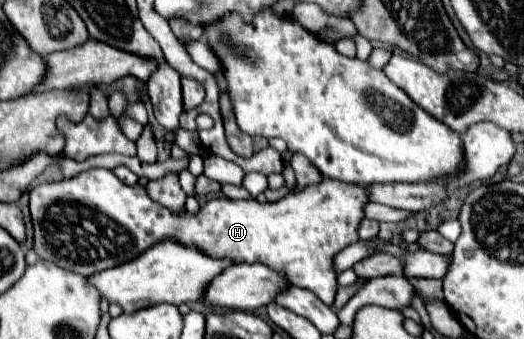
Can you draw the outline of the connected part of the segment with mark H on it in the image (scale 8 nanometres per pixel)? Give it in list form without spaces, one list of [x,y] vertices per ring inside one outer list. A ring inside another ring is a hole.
[[[87,169],[71,179],[63,179],[63,181],[57,181],[57,183],[45,183],[45,185],[39,185],[31,191],[31,201],[29,201],[29,207],[31,207],[31,217],[33,217],[33,227],[35,227],[35,253],[39,255],[39,259],[45,259],[45,261],[51,261],[63,269],[69,269],[69,271],[75,271],[75,273],[81,273],[81,275],[93,275],[93,273],[99,273],[99,271],[105,271],[105,269],[111,269],[111,267],[117,267],[125,261],[131,261],[135,259],[139,253],[147,251],[151,245],[163,241],[163,239],[171,239],[171,241],[179,241],[183,245],[197,245],[197,249],[201,249],[203,253],[209,253],[213,257],[231,257],[233,261],[237,263],[265,263],[269,265],[271,269],[277,269],[281,273],[285,273],[285,277],[297,285],[297,287],[303,287],[303,289],[311,289],[325,305],[333,305],[333,299],[335,299],[335,293],[337,293],[337,273],[333,269],[333,257],[347,245],[355,243],[359,239],[357,235],[357,229],[359,229],[359,223],[363,221],[365,217],[365,211],[363,207],[369,203],[369,195],[367,195],[367,185],[357,185],[357,183],[341,183],[341,181],[333,181],[329,177],[323,177],[321,183],[317,185],[307,185],[305,189],[301,189],[301,193],[291,193],[275,203],[259,203],[255,199],[247,199],[247,201],[233,201],[233,199],[227,199],[227,197],[217,197],[213,201],[209,201],[205,207],[199,209],[197,215],[173,215],[169,209],[161,207],[159,203],[155,203],[147,191],[141,187],[141,185],[125,185],[121,183],[113,171],[109,169]]]

